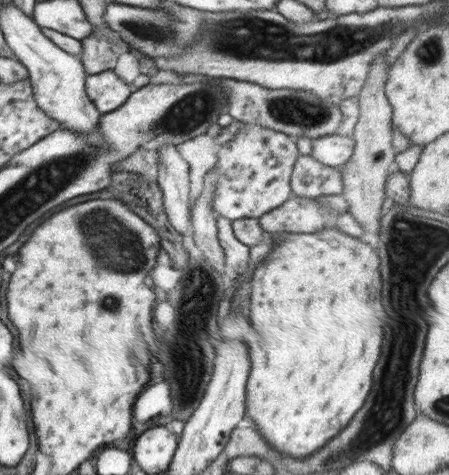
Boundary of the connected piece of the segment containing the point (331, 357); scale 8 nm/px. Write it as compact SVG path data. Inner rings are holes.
M332 224L314 233L274 234L272 251L256 266L250 282L248 316L254 336L262 338L266 346L254 346L252 350L245 413L276 452L299 459L315 454L348 426L366 402L382 350L383 326L389 319L382 307L378 266L376 249Z

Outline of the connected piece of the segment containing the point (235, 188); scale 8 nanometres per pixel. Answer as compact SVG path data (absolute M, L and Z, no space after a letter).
M242 123L234 134L231 134L219 141L217 163L213 168L216 179L216 189L214 189L214 201L212 208L216 214L222 215L230 220L241 218L260 218L263 214L278 208L284 204L286 199L292 196L291 176L296 159L299 157L296 147L297 138L266 128L260 124Z

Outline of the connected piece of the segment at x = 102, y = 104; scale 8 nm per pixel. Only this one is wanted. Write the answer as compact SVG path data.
M113 69L87 76L85 88L91 102L102 115L122 106L134 90Z

